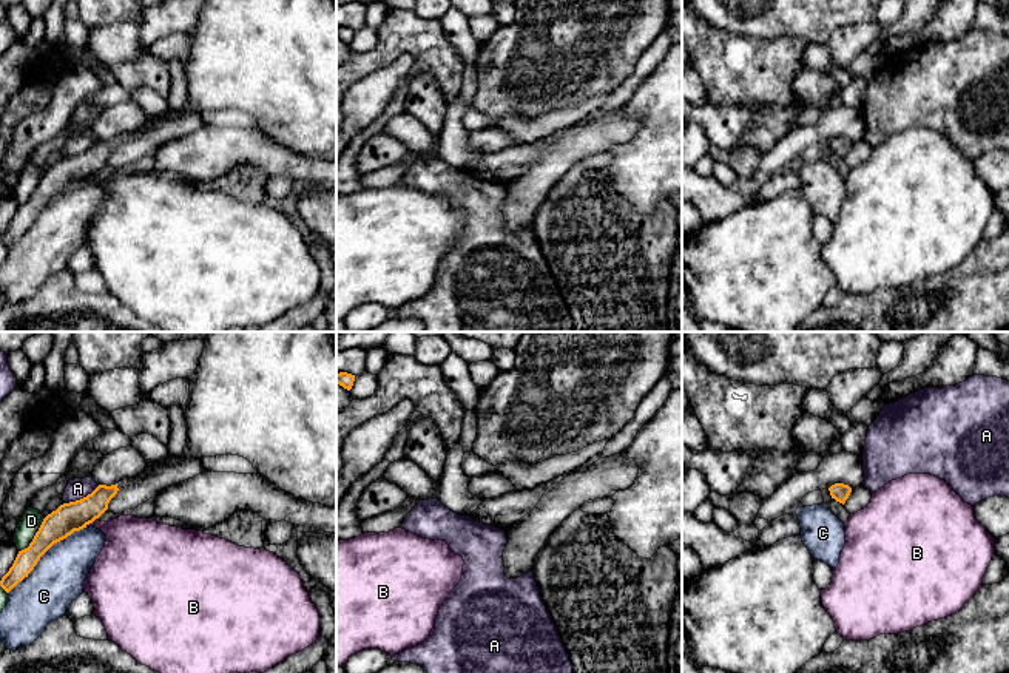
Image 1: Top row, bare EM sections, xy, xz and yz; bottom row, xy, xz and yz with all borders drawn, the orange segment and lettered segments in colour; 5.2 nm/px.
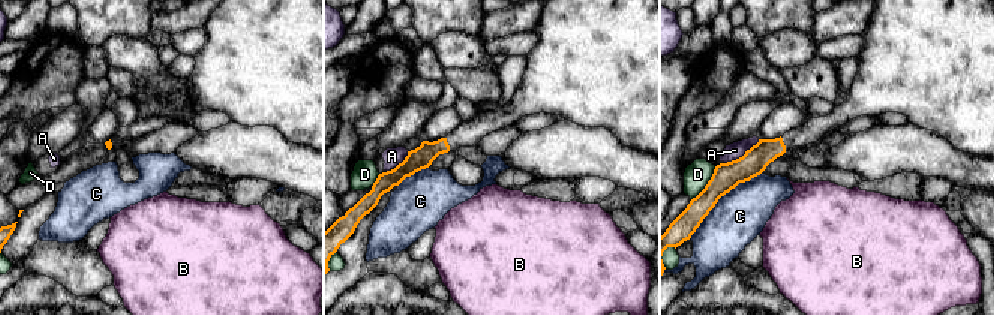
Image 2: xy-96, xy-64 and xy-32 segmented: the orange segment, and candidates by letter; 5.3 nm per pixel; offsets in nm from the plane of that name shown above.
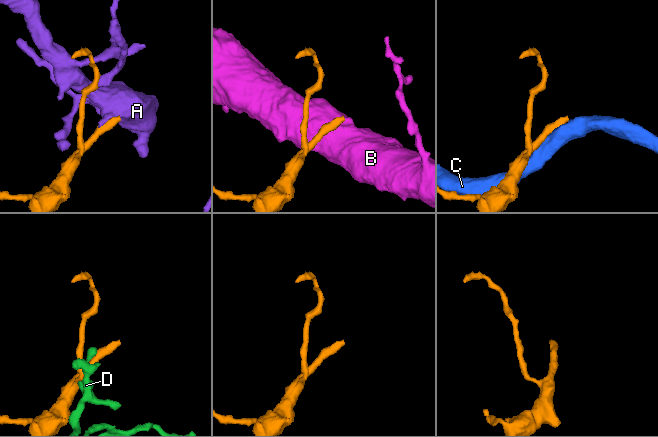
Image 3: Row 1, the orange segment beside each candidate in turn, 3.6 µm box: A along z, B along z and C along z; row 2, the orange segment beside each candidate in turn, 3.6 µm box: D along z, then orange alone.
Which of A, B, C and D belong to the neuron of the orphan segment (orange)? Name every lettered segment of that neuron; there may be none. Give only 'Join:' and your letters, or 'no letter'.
Join: no letter

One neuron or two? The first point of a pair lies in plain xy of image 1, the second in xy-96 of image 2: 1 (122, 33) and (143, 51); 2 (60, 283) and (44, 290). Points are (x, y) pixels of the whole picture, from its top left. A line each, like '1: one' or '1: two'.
1: one
2: one

